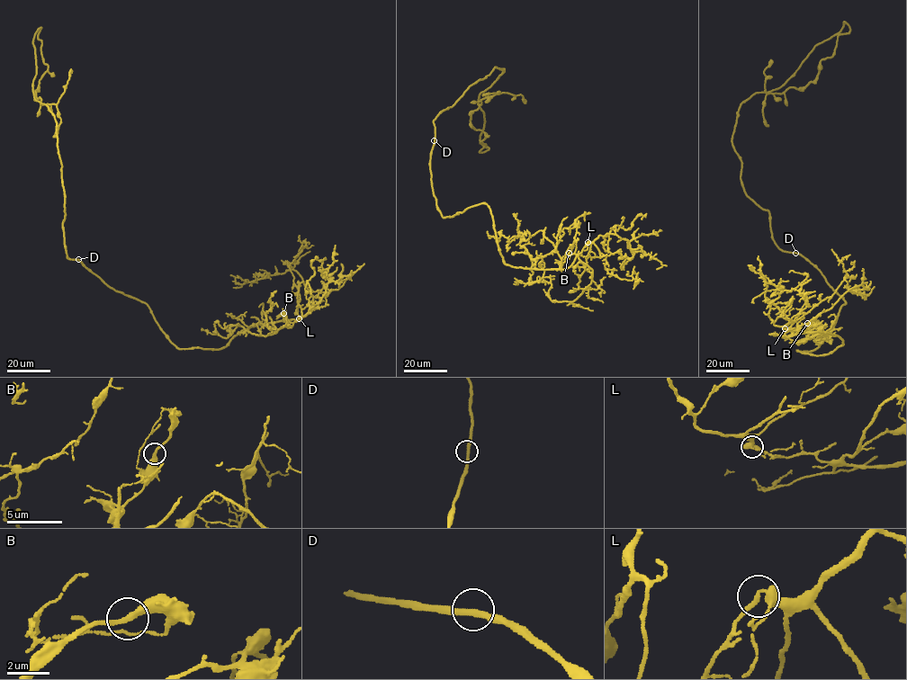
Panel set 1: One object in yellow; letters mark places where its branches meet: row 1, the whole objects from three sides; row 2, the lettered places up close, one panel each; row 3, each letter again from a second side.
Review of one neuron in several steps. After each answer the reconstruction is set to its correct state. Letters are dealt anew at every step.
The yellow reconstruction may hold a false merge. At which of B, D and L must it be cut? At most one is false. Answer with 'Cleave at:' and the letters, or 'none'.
Cleave at: none

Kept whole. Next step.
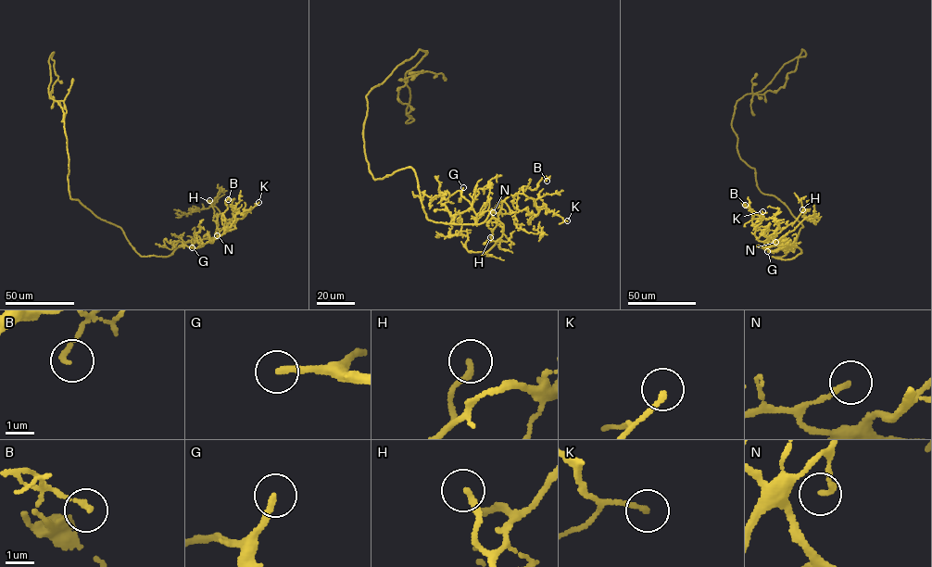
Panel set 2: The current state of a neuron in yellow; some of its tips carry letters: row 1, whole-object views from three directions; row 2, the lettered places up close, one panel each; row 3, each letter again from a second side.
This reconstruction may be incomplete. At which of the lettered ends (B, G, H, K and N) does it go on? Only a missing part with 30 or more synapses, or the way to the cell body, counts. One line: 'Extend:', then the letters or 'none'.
Extend: G

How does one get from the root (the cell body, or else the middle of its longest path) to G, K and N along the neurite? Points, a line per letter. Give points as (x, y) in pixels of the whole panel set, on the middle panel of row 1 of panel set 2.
G: (367, 112), (363, 146), (374, 180), (411, 168), (426, 217), (446, 223), (472, 208), (461, 195), (463, 187)
K: (367, 112), (363, 146), (374, 179), (411, 168), (428, 220), (481, 223), (501, 201), (522, 193), (567, 220)
N: (367, 112), (363, 146), (374, 180), (411, 168), (426, 217), (435, 222), (478, 224), (493, 212)

